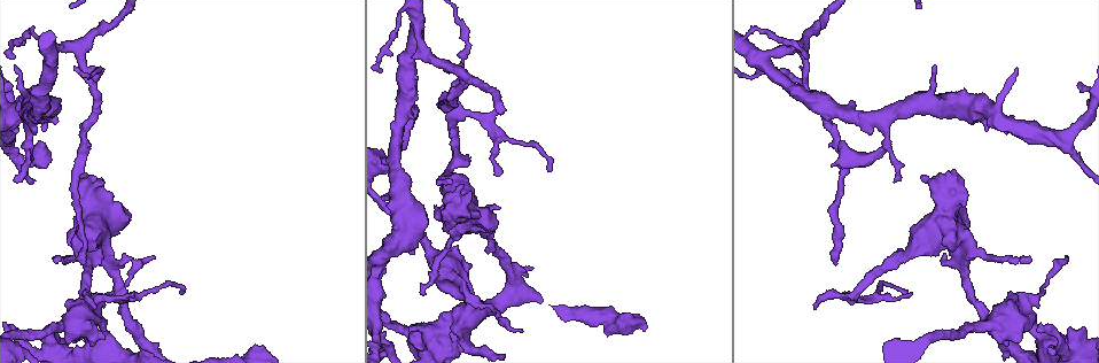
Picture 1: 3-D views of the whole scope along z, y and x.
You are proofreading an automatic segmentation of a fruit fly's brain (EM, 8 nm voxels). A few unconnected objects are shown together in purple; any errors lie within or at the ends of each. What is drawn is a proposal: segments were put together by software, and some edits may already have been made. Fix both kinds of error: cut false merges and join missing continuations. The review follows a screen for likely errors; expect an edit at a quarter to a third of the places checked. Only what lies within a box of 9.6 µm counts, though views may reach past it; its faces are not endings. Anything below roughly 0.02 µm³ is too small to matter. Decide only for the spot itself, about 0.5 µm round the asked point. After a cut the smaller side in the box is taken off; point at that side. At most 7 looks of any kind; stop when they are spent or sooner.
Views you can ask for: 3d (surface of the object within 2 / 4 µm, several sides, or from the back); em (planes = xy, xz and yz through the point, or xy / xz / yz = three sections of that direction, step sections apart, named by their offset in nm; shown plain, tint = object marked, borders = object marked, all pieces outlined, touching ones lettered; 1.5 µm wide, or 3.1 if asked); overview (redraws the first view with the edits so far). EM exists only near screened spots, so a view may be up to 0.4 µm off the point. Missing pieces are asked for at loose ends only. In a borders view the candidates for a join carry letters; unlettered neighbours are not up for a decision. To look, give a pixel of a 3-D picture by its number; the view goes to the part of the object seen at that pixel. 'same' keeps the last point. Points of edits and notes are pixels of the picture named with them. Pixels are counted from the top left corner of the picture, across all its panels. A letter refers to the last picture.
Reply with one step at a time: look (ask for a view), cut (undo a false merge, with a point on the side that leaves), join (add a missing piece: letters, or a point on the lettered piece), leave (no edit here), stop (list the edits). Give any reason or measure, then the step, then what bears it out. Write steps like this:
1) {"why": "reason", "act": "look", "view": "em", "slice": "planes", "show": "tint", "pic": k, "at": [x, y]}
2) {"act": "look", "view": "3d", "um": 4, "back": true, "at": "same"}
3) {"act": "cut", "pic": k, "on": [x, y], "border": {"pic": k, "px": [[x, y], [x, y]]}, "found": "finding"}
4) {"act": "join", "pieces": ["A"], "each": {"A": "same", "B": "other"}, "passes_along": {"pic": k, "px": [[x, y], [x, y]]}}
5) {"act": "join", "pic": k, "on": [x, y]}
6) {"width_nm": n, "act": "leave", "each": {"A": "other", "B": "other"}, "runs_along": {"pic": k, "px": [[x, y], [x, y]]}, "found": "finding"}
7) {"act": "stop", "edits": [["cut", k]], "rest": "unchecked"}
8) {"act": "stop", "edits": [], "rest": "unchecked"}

{"why": "an open end", "act": "look", "view": "3d", "um": 4, "pic": 1, "at": [816, 308]}

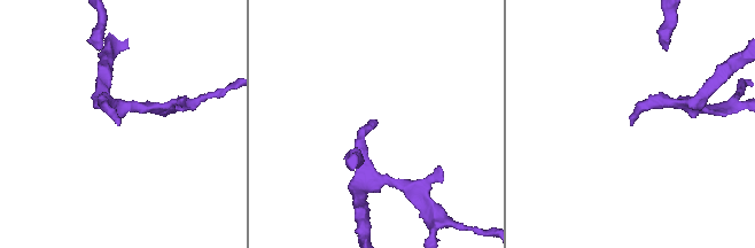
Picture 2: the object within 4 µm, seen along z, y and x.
{"why": "now the EM", "act": "look", "view": "em", "slice": "xy", "step": 8, "show": "tint", "pic": 2, "at": [373, 121]}

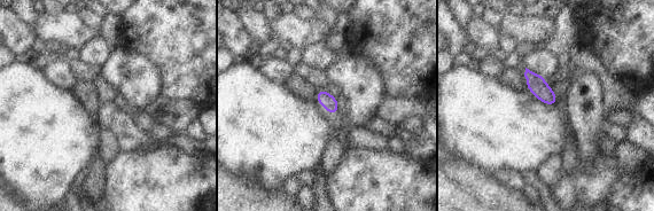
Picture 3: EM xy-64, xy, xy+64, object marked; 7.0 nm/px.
{"act": "look", "view": "em", "slice": "planes", "show": "borders", "at": "same"}

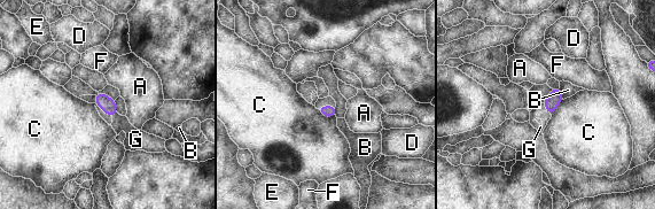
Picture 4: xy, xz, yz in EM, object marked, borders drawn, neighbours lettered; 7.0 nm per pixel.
{"longest_contact_nm": ["C", 140], "act": "join", "pieces": ["G"], "each": {"A": "other", "B": "other", "C": "other", "D": "other", "E": "other", "F": "other", "G": "same"}, "passes_along": {"pic": 4, "px": [[108, 105], [115, 114], [135, 139]]}, "found": "the neuron continues"}

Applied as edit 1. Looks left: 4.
{"why": "two arms in line, one across", "act": "look", "view": "em", "slice": "xz", "step": 4, "show": "tint", "pic": 1, "at": [805, 81]}

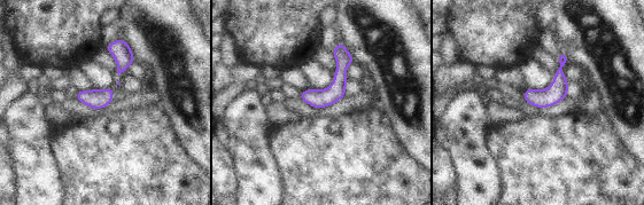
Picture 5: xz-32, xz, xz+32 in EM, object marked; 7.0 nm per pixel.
{"why": "cut it another way", "act": "look", "view": "em", "slice": "planes", "show": "borders", "at": "same"}

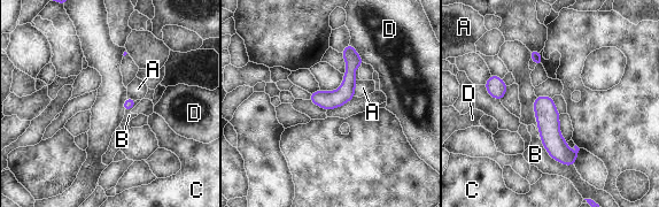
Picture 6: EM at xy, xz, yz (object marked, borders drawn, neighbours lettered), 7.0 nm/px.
{"width_nm": 130, "act": "leave", "each": {"A": "other", "B": "other", "C": "other", "D": "other"}, "border": {"pic": 6, "px": [[357, 81], [354, 87], [354, 96]]}, "found": "all the same neuron"}

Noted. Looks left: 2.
{"why": "an open end", "act": "look", "view": "em", "slice": "planes", "show": "borders", "pic": 1, "at": [43, 143]}

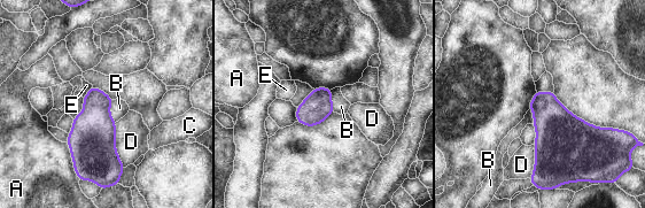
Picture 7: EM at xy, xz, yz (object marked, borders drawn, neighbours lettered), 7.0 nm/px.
{"act": "leave", "each": {"A": "other", "B": "other", "C": "other", "D": "other", "E": "other"}, "border": {"pic": 7, "px": [[331, 90], [332, 108], [335, 112]]}, "found": "none of them fits"}

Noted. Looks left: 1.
{"act": "stop", "edits": [["join", 4]], "rest": "unchecked"}

